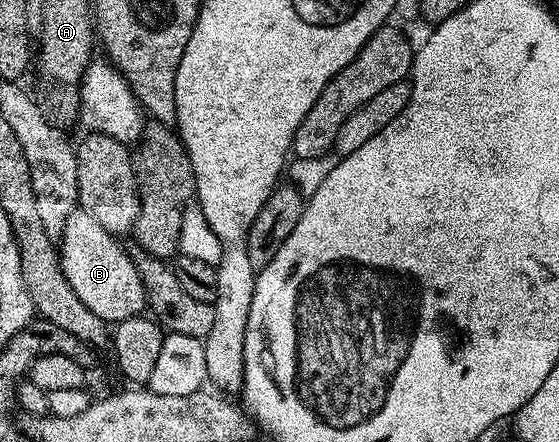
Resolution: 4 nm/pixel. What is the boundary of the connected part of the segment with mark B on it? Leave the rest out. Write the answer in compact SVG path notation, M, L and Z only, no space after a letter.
M74 210L63 226L59 241L61 269L71 282L71 290L79 294L83 306L91 310L99 319L106 322L120 322L132 316L142 315L146 311L145 287L139 278L133 256L125 253L122 241L112 236L91 214Z

